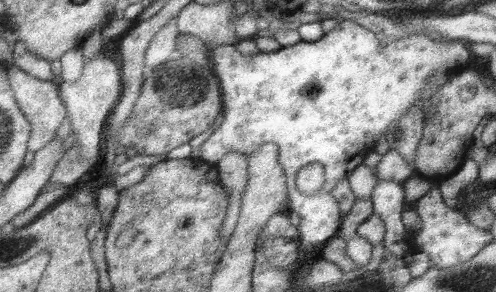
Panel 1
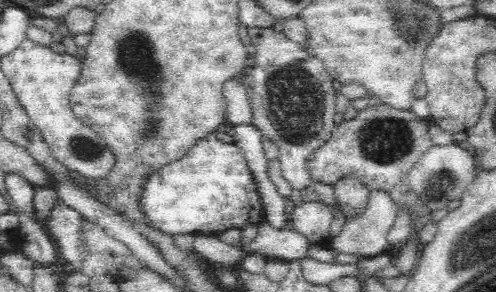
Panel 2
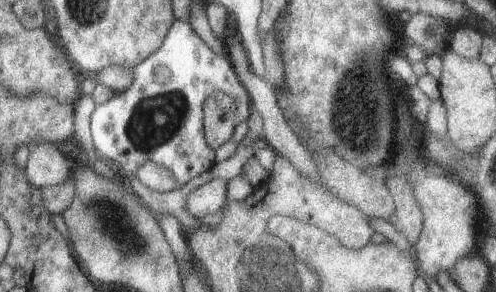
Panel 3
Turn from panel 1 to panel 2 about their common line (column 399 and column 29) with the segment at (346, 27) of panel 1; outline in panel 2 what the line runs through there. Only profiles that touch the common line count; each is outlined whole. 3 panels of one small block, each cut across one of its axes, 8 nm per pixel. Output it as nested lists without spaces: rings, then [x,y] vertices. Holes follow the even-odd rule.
[[[24,40],[14,52],[2,56],[2,70],[8,76],[32,124],[40,128],[40,134],[44,136],[44,142],[48,144],[52,156],[72,172],[88,176],[90,180],[104,180],[112,172],[116,156],[112,148],[90,126],[76,118],[70,102],[70,92],[80,80],[82,66],[82,58],[56,54],[50,48],[36,44],[34,40]]]

